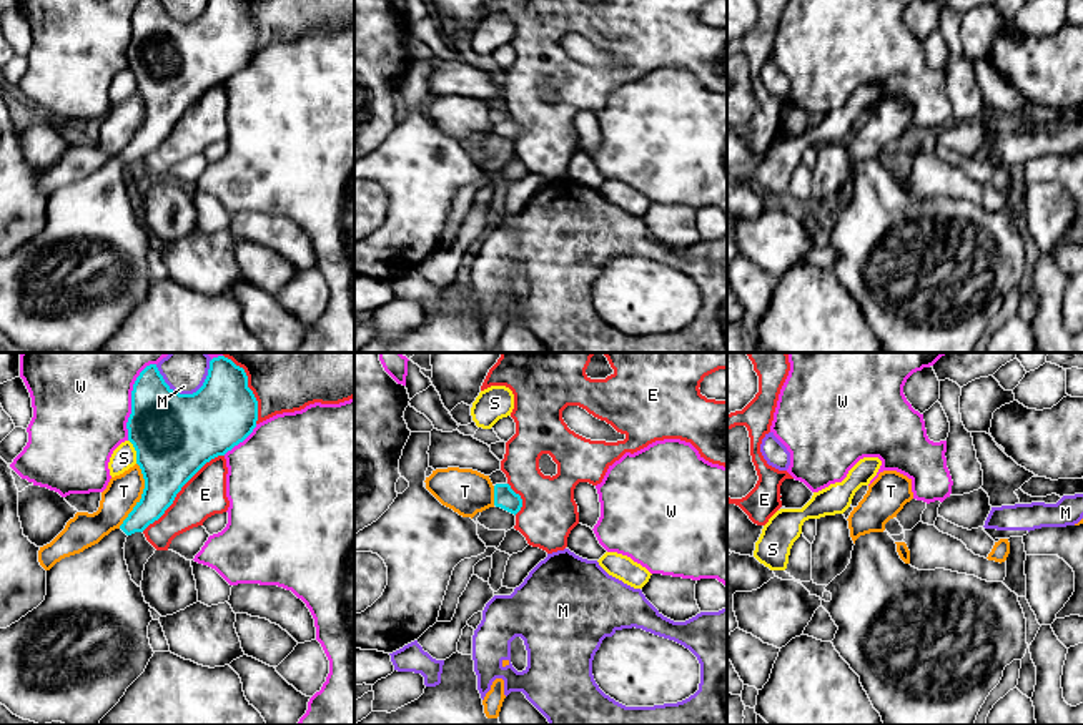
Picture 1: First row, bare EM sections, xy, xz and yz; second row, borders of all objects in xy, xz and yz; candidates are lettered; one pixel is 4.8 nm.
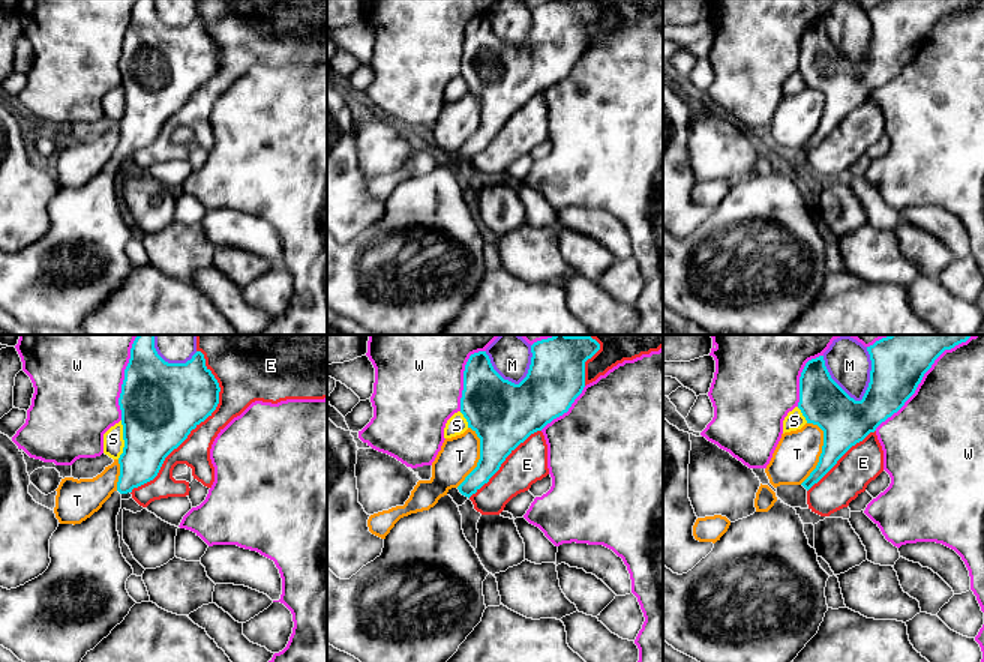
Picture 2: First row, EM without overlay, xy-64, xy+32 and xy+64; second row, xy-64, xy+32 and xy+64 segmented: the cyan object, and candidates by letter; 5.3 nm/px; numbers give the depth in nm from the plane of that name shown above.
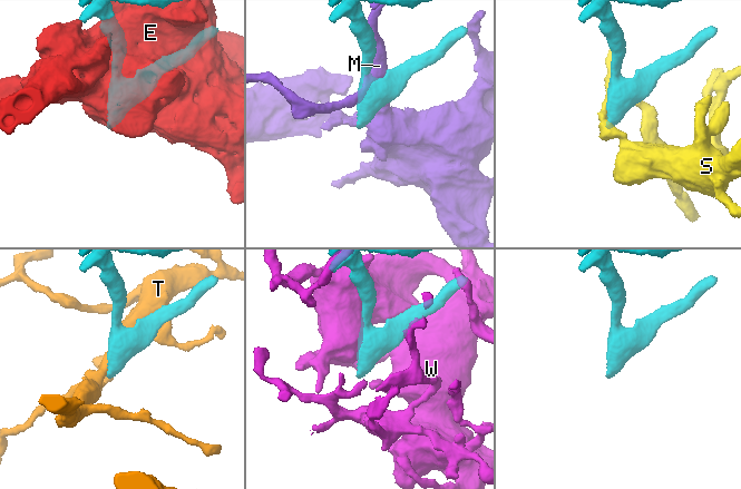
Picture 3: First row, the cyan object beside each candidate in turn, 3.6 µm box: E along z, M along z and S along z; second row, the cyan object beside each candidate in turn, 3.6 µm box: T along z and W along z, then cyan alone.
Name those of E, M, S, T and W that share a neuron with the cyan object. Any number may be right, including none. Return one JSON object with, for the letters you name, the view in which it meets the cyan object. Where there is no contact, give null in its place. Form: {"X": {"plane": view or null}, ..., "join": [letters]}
{"join": []}

